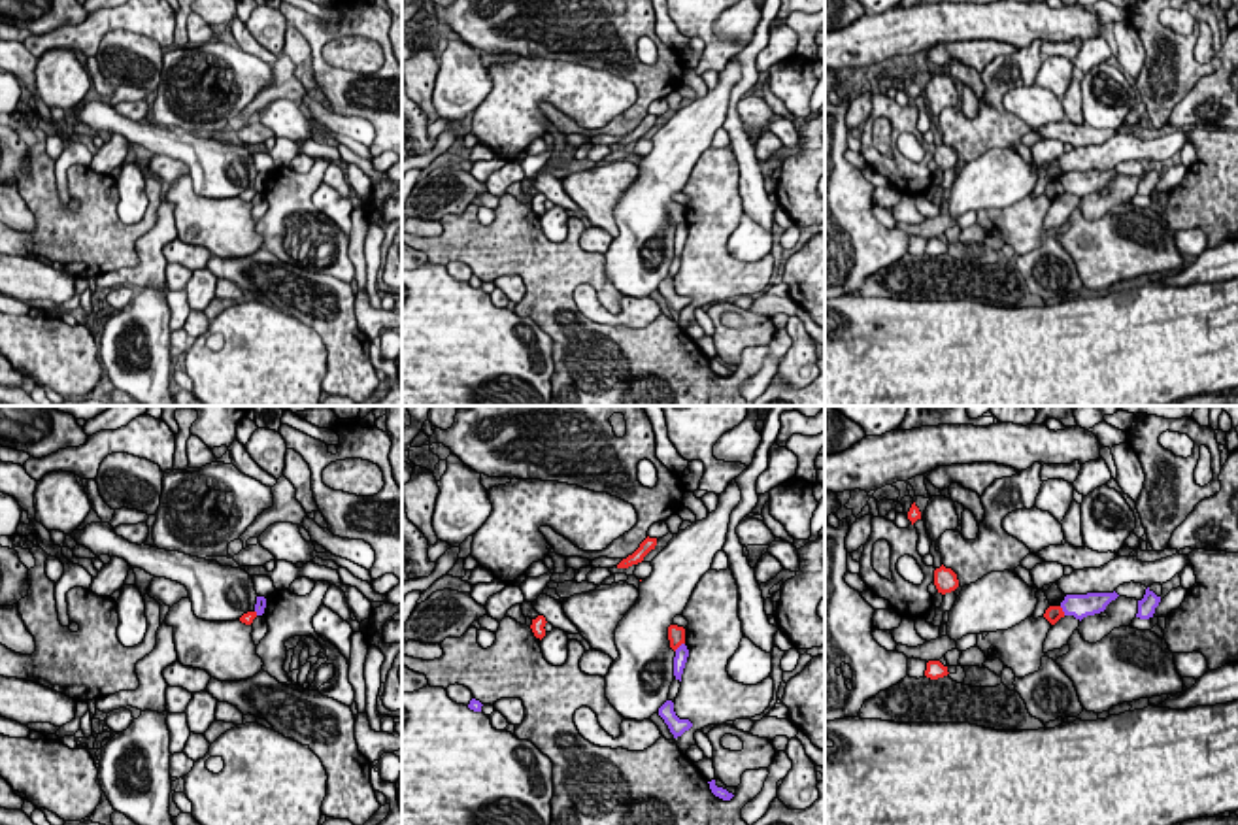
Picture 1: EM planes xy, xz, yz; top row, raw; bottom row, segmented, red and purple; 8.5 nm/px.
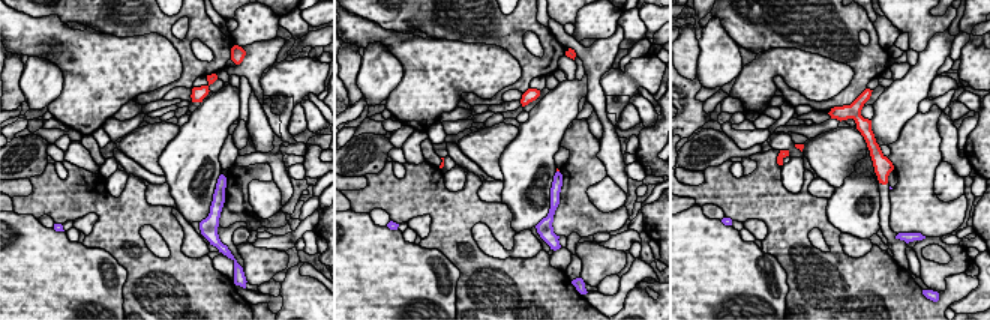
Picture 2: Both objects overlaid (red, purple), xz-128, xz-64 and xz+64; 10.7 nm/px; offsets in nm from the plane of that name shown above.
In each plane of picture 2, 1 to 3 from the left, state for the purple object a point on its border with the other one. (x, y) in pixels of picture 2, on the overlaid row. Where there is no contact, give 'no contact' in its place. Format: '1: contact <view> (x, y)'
1: no contact
2: no contact
3: no contact

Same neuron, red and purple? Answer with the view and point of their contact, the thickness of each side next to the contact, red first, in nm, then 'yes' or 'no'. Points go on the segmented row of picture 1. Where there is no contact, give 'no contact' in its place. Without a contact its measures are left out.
contact xz (678, 646); calibres 160 and 120 nm; no

